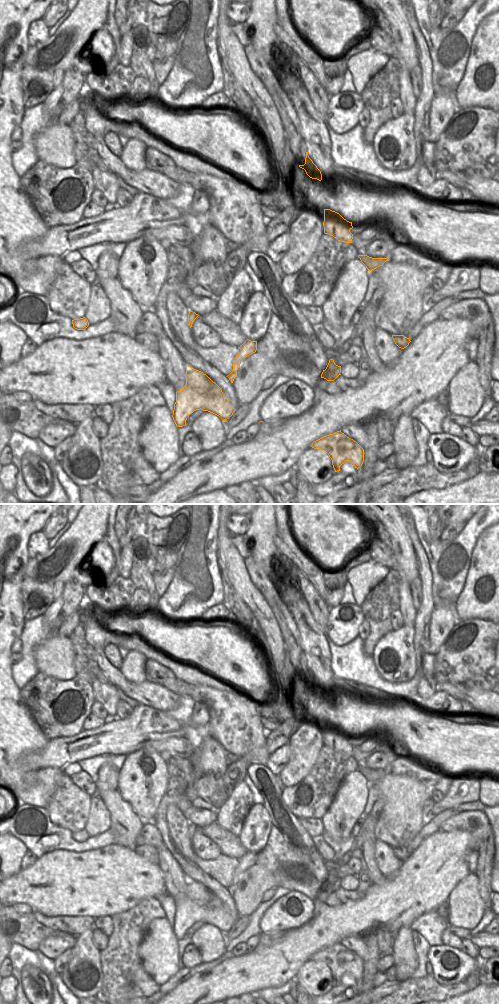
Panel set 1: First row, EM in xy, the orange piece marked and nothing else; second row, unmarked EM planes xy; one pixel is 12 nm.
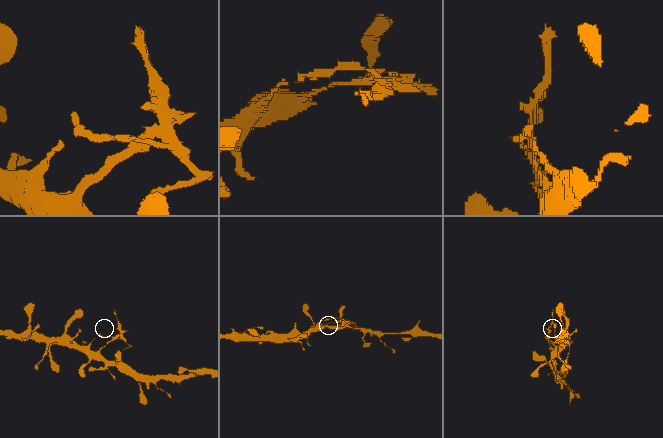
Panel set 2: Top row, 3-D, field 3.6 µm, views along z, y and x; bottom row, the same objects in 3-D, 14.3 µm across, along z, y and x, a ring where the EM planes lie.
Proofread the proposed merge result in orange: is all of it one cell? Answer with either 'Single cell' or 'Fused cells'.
Fused cells.

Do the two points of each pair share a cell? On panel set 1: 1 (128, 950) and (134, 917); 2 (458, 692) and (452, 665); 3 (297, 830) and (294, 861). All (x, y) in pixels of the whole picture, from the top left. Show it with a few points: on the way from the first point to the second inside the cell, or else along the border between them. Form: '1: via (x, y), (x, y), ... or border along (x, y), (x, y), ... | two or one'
1: via (128, 942), (128, 931), (132, 925) | one
2: border along (437, 682), (461, 682), (463, 684) | two
3: border along (278, 830), (286, 841), (309, 856) | two

